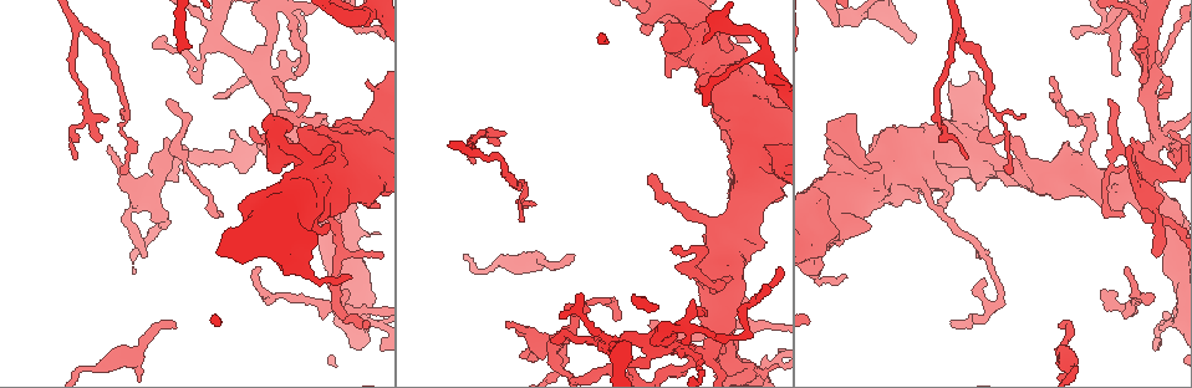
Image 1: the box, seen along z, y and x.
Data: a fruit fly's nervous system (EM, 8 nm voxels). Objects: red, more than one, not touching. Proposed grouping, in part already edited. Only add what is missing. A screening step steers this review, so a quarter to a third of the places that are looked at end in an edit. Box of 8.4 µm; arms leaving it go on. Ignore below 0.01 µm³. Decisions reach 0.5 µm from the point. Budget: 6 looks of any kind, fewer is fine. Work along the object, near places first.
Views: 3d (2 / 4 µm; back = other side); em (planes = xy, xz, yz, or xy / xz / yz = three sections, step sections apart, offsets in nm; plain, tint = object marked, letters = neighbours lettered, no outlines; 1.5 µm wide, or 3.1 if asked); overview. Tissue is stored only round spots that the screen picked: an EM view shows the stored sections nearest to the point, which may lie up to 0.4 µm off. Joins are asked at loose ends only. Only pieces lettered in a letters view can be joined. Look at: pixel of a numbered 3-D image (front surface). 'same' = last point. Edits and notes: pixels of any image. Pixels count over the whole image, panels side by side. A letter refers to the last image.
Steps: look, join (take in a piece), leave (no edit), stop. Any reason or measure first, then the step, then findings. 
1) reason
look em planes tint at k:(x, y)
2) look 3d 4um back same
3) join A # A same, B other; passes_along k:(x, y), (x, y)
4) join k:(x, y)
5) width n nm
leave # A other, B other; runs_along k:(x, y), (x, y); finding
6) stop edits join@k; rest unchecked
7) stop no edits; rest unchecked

look 3d 2um at 1:(743, 302)

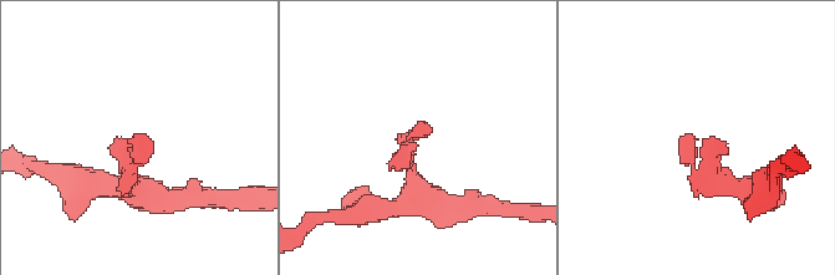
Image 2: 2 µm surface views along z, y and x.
need the tissue
look em planes letters at 2:(422, 133)

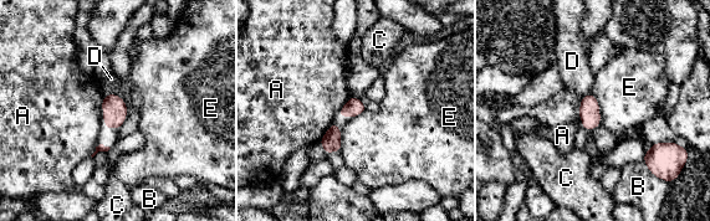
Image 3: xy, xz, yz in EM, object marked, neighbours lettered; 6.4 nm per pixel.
width 120 nm
leave # A other, B other, C other, D other, E other; border 3:(105, 93), (116, 93), (127, 107); none of them fits

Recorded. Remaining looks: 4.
free end
look 3d 2um at 1:(1060, 327)

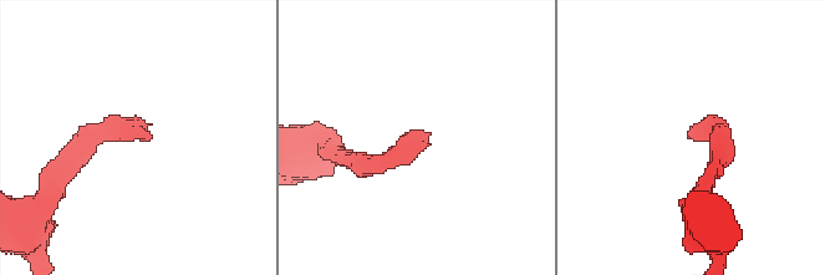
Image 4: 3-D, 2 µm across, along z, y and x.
now the EM
look em planes letters at 4:(428, 132)

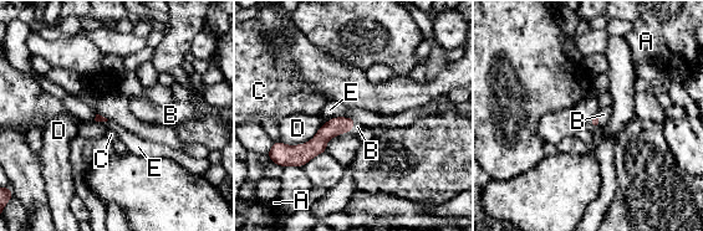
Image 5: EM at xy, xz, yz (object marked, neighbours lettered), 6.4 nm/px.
join 5:(357, 127) # A other, B same, C other, D other, E other; the neuron continues

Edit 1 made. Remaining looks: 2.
stop edits join@5; rest unchecked

